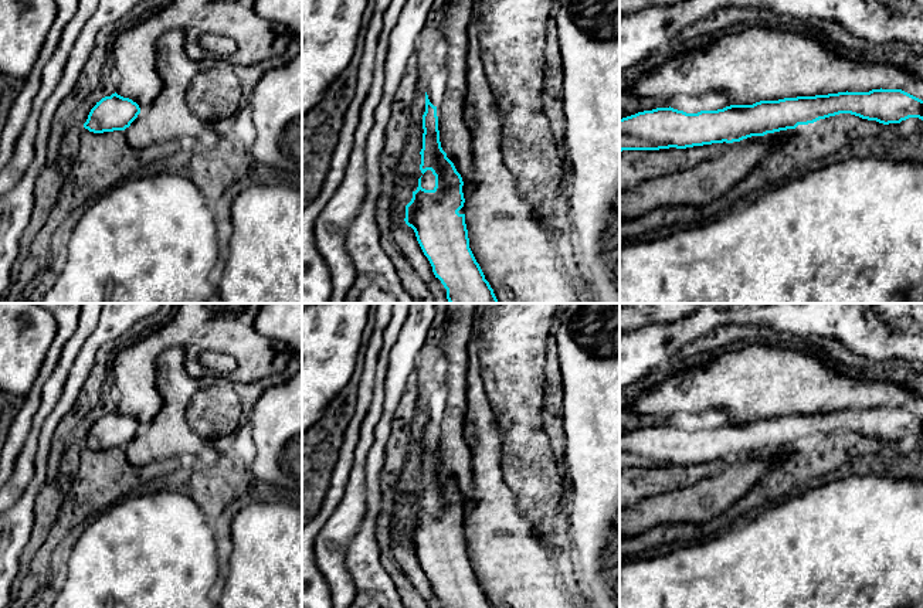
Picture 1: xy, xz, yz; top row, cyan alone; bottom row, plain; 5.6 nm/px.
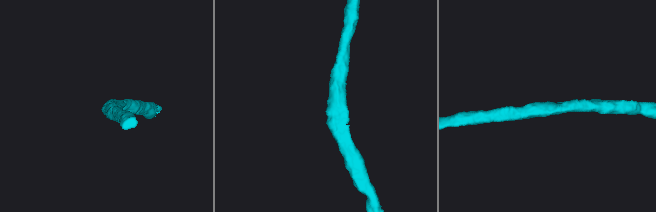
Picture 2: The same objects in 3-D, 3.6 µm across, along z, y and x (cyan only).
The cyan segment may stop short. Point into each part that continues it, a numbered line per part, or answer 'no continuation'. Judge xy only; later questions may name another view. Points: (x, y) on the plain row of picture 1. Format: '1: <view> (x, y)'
no continuation

